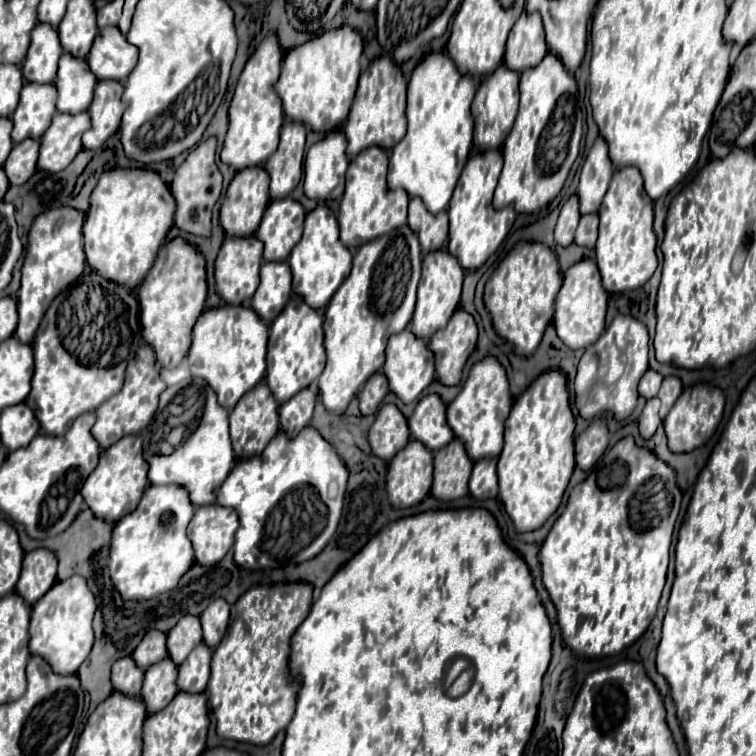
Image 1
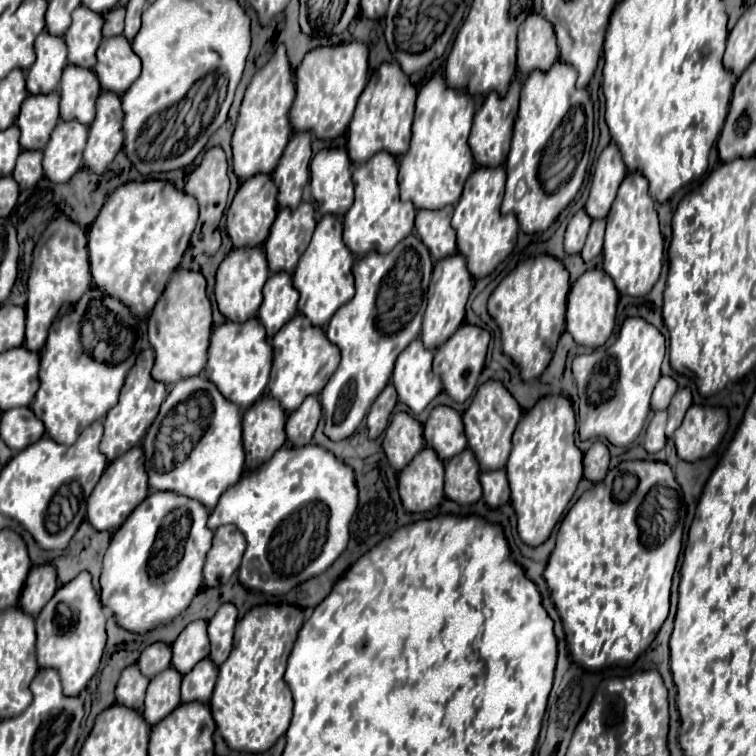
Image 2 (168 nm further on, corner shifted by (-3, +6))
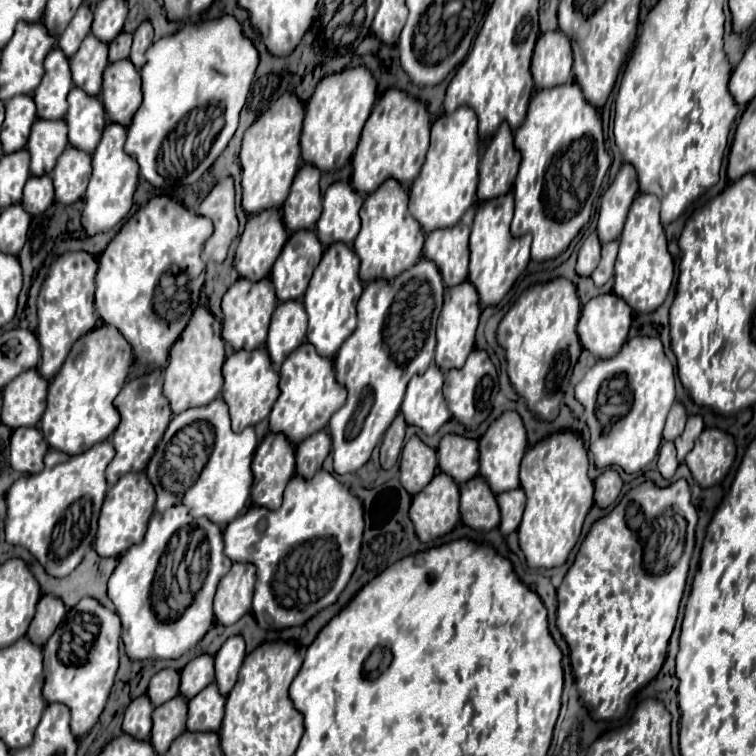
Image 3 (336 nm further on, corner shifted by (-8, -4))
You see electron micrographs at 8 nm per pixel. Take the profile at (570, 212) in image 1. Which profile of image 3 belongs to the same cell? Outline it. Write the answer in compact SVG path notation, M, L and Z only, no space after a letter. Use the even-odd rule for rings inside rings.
M593 232L583 240L583 246L579 248L579 254L577 254L577 274L579 276L589 276L595 270L599 262L599 252L601 252L601 242L597 234Z

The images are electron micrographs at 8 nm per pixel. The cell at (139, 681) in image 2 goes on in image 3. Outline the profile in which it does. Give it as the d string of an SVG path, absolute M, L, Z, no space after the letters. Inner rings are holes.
M145 694L131 700L123 718L123 732L135 736L137 740L149 740L151 714L153 714L153 704Z

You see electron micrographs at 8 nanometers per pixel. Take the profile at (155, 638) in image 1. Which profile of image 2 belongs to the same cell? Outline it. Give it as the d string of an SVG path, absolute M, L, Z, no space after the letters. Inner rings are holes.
M156 642L156 644L150 644L142 654L140 654L140 660L138 660L138 668L144 676L148 678L154 678L156 674L164 672L166 668L170 668L170 660L172 660L172 650L170 646L162 644L162 642Z

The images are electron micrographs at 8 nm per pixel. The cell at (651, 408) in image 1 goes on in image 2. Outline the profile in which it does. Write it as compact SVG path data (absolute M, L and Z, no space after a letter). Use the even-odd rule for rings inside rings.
M656 412L648 430L646 430L646 436L644 436L644 448L650 454L656 454L664 448L664 444L666 444L664 428L666 428L666 412Z

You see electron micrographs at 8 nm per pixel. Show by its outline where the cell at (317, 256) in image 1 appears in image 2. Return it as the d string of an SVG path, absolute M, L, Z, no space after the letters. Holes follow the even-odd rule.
M332 214L322 216L314 230L312 242L308 244L294 272L294 288L300 294L298 310L310 320L312 326L324 328L328 320L336 314L336 310L344 306L348 300L352 300L354 296L352 264L354 264L354 256L342 240L342 220Z

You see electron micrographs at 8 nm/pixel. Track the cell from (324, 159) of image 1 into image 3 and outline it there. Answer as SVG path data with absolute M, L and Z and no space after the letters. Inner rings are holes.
M333 182L323 194L323 212L317 222L317 236L323 246L333 242L351 244L359 234L359 210L363 196L349 182Z

